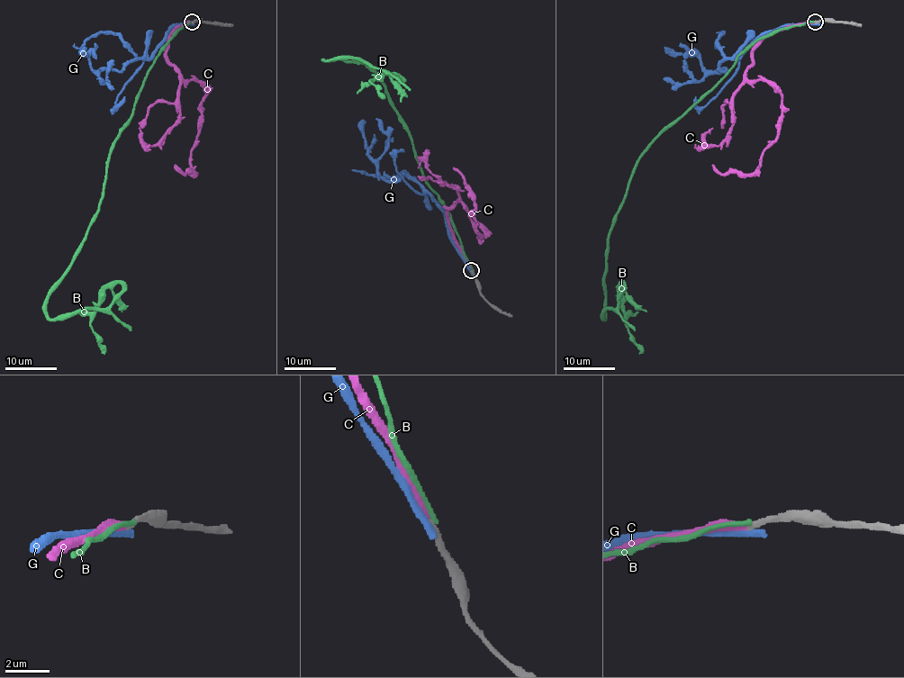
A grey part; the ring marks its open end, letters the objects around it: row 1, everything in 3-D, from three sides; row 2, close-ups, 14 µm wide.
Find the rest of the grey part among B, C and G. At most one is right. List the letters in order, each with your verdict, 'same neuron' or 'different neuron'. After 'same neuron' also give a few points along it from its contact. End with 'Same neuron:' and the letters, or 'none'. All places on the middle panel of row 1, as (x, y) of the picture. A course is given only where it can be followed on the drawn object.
B: different neuron
C: same neuron; course (471, 270), (445, 208), (459, 202), (484, 237), (480, 238), (470, 218), (474, 208), (473, 193), (453, 167)
G: different neuron
Same neuron: C

